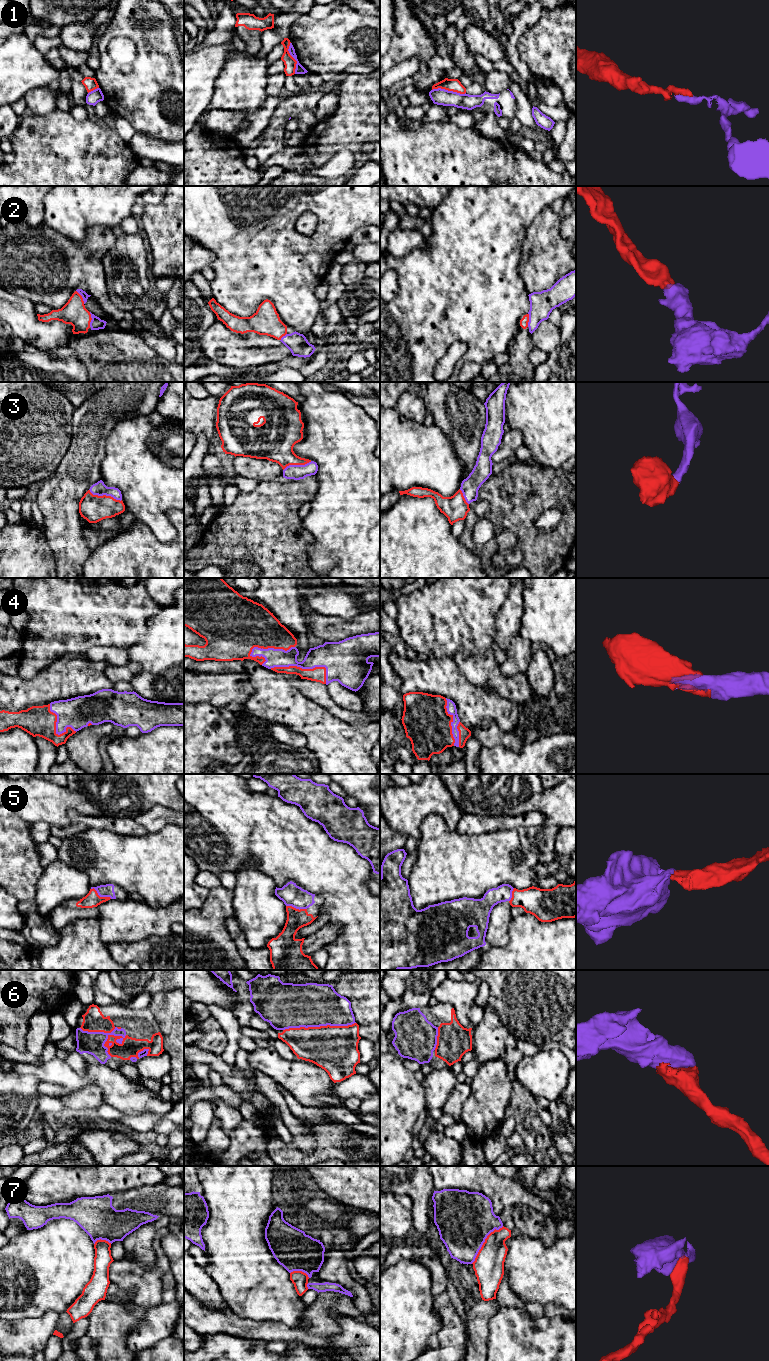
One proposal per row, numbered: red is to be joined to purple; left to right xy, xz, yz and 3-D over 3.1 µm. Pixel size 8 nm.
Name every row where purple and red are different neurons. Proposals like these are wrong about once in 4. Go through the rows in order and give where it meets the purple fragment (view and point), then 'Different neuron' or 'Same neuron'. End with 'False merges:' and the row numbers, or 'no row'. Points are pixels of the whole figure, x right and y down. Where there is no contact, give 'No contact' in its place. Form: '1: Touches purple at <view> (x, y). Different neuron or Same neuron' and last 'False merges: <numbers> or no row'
1: Touches purple at yz (449, 91). Different neuron
2: Touches purple at xy (92, 319). Same neuron
3: Touches purple at xy (105, 494). Same neuron
4: Touches purple at xz (305, 668). Same neuron
5: Touches purple at xy (101, 896). Same neuron
6: Touches purple at xy (103, 1032). Same neuron
7: Touches purple at yz (484, 1241). Different neuron
False merges: 1, 7

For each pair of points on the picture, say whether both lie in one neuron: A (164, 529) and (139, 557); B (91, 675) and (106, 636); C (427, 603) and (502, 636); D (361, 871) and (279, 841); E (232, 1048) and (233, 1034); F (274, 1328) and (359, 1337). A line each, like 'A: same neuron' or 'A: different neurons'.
A: different neurons
B: different neurons
C: different neurons
D: same neuron
E: same neuron
F: different neurons

